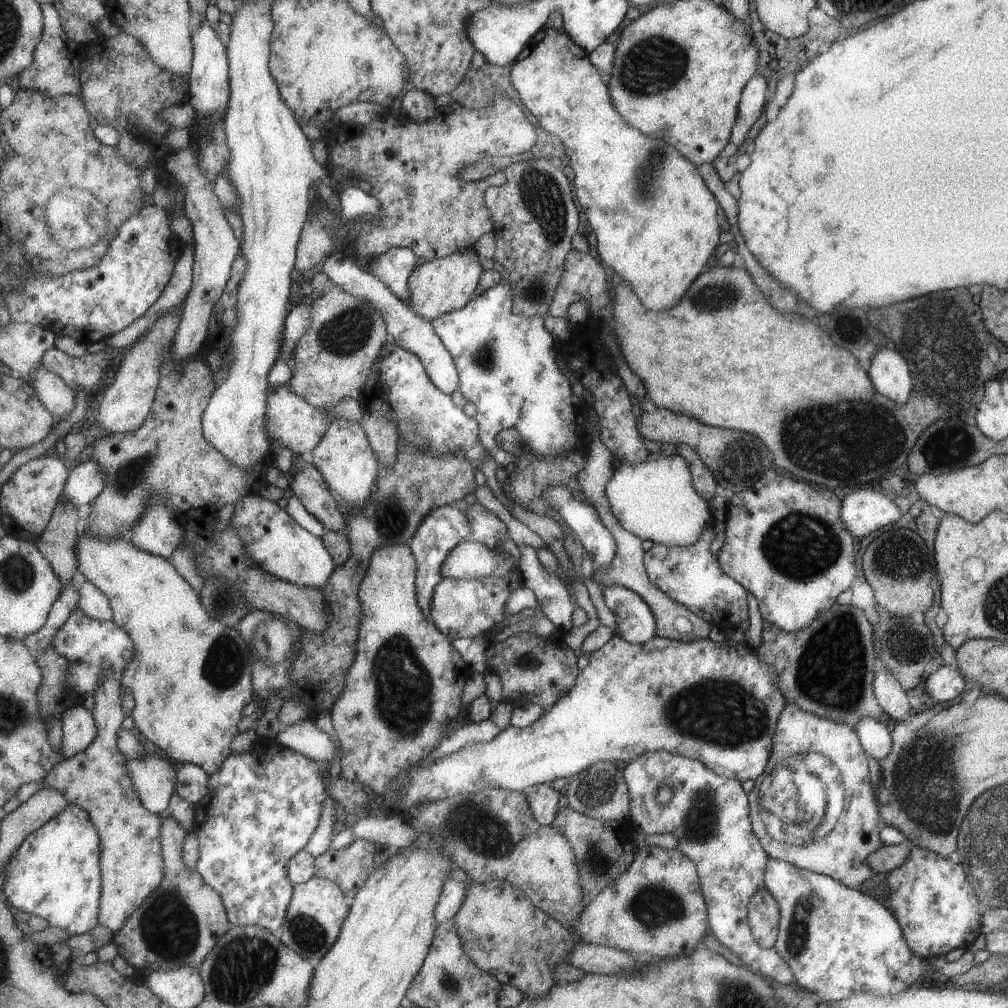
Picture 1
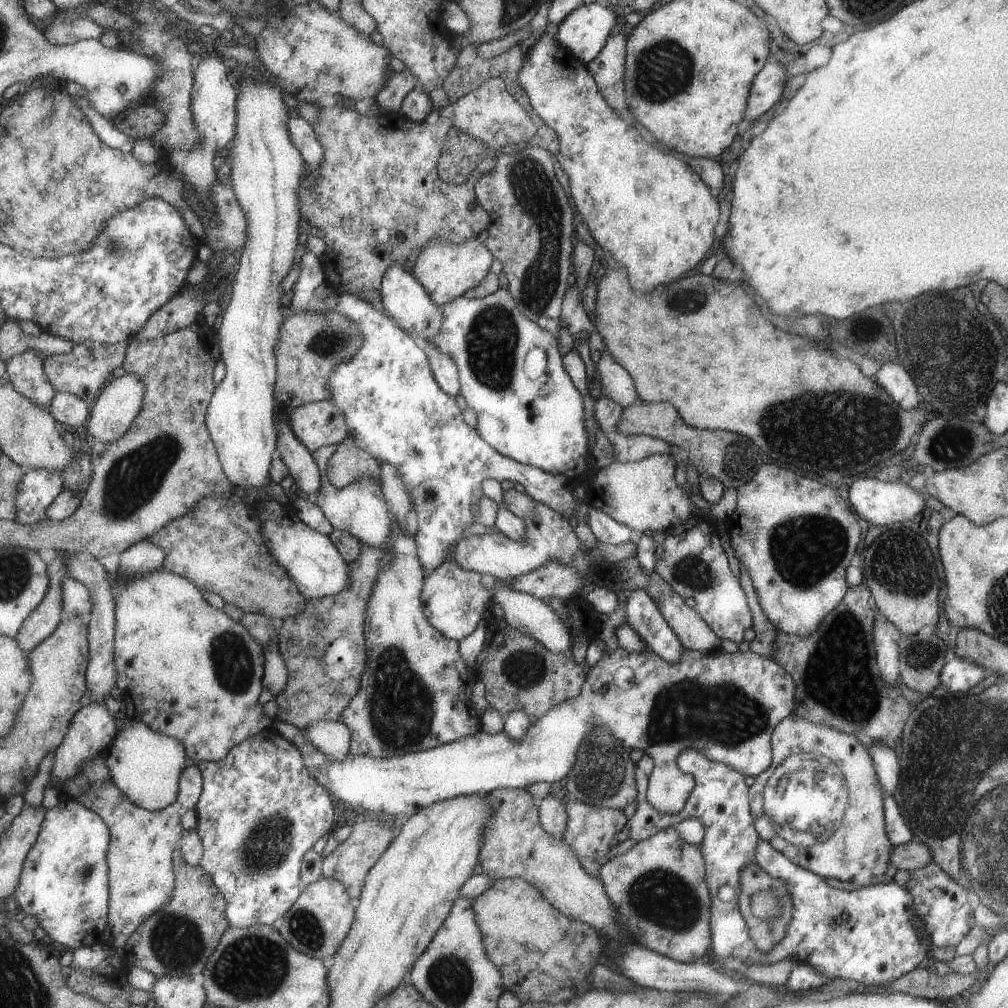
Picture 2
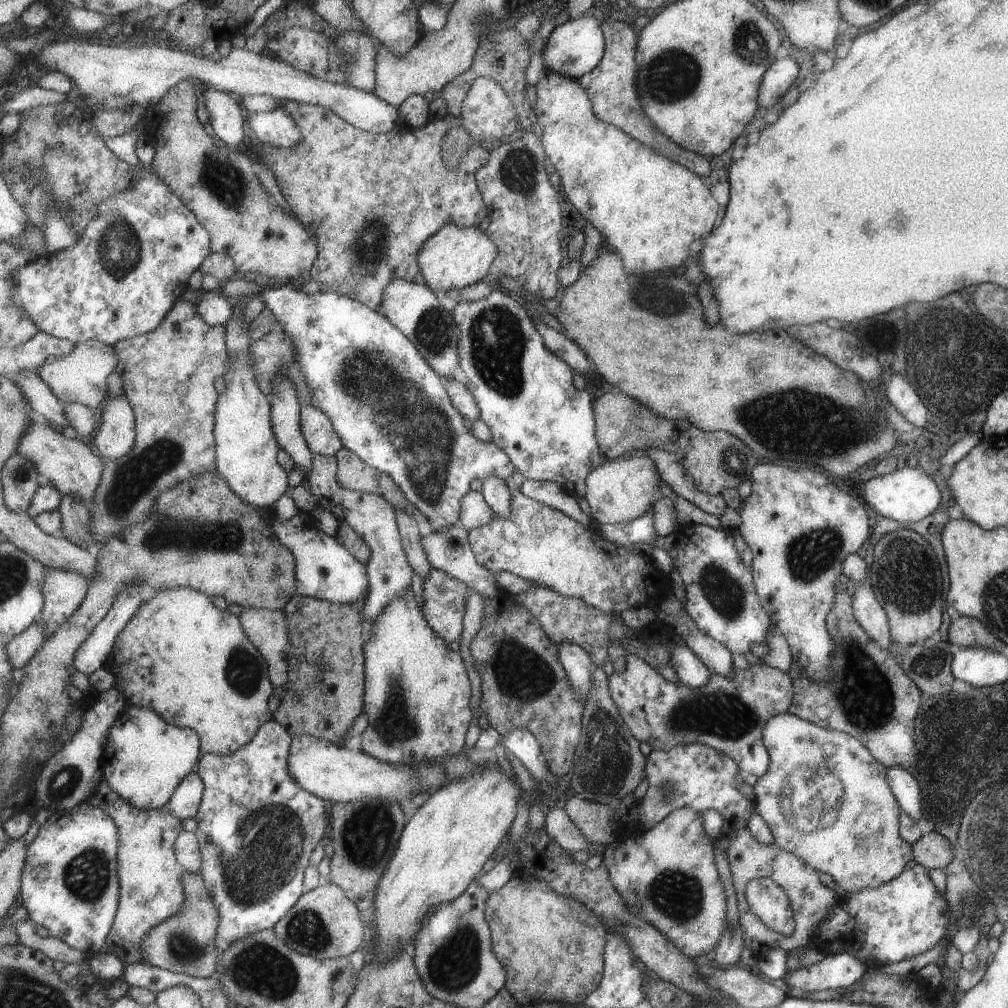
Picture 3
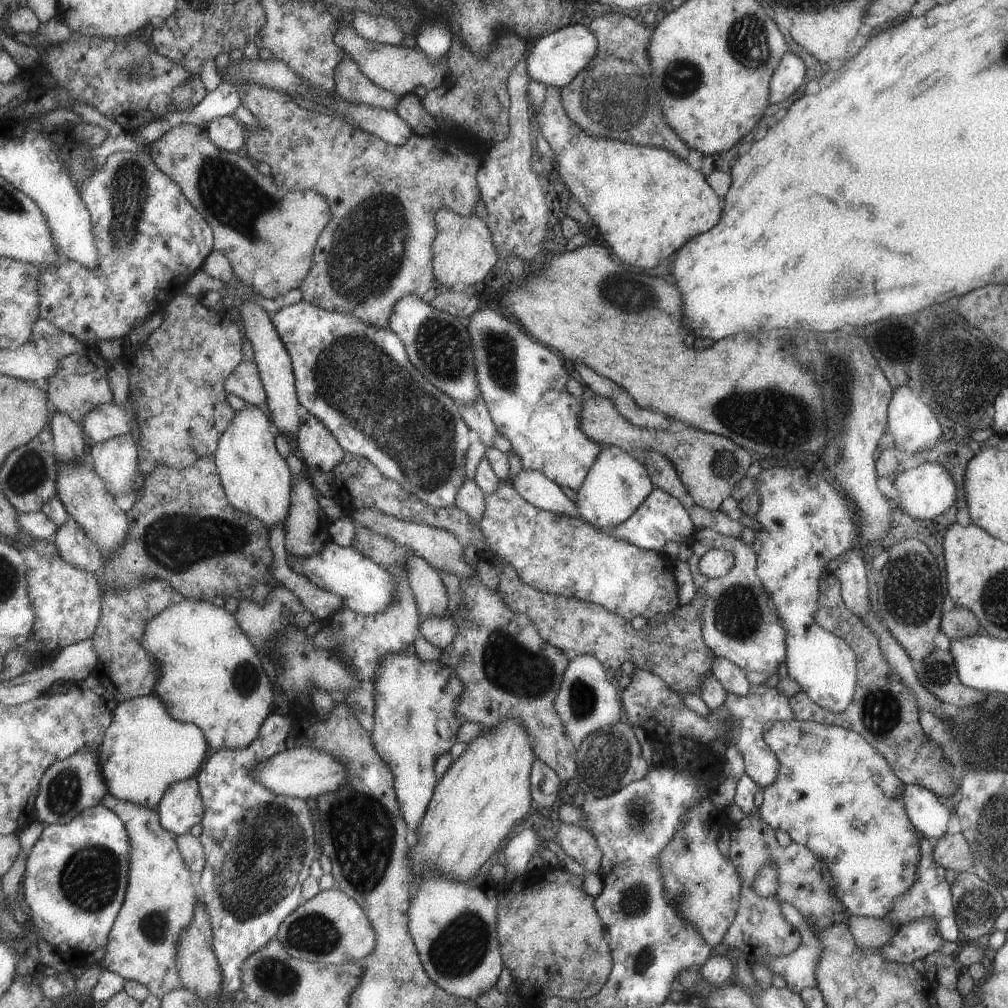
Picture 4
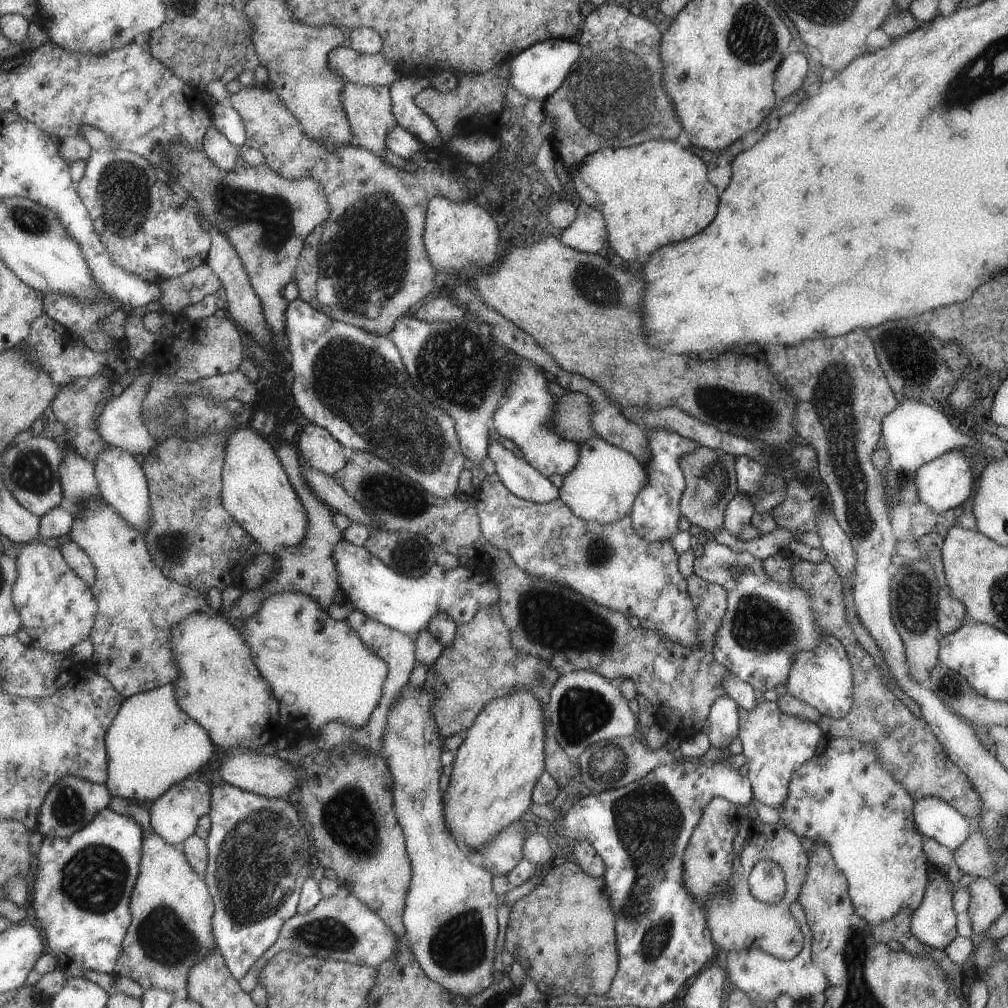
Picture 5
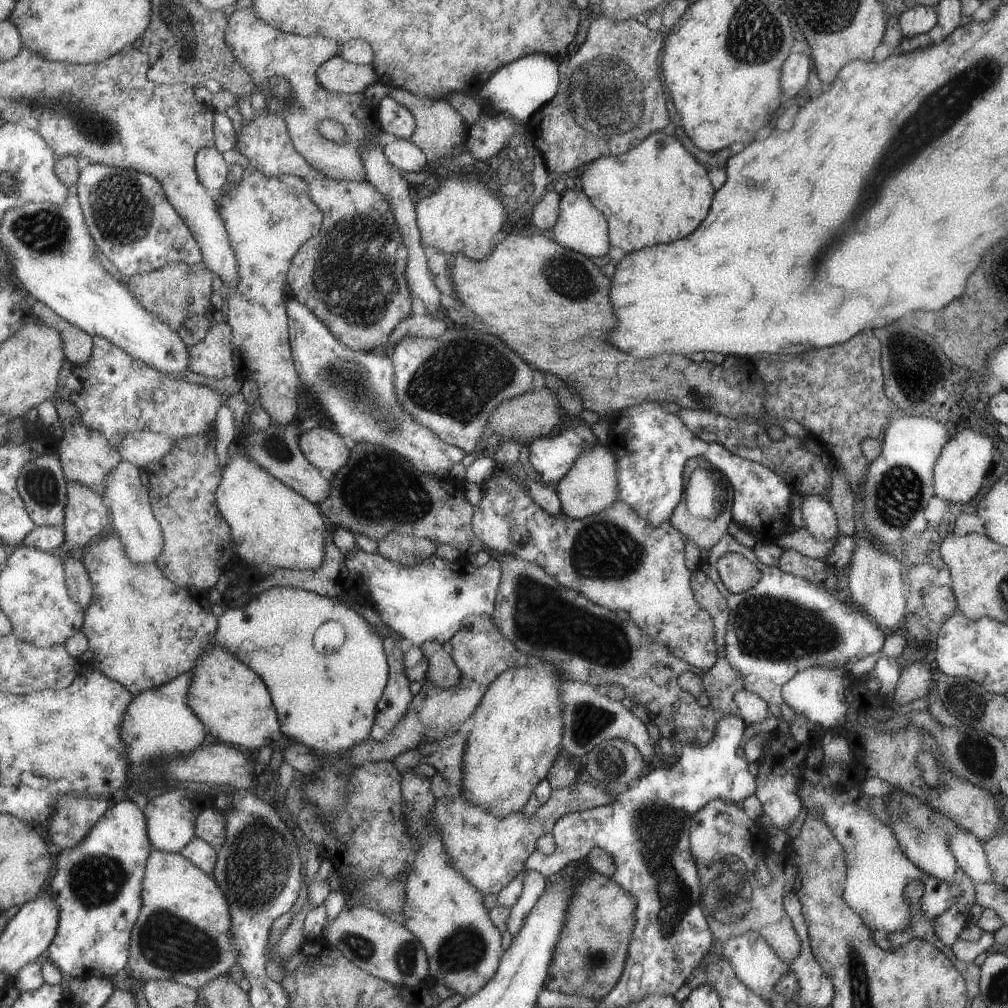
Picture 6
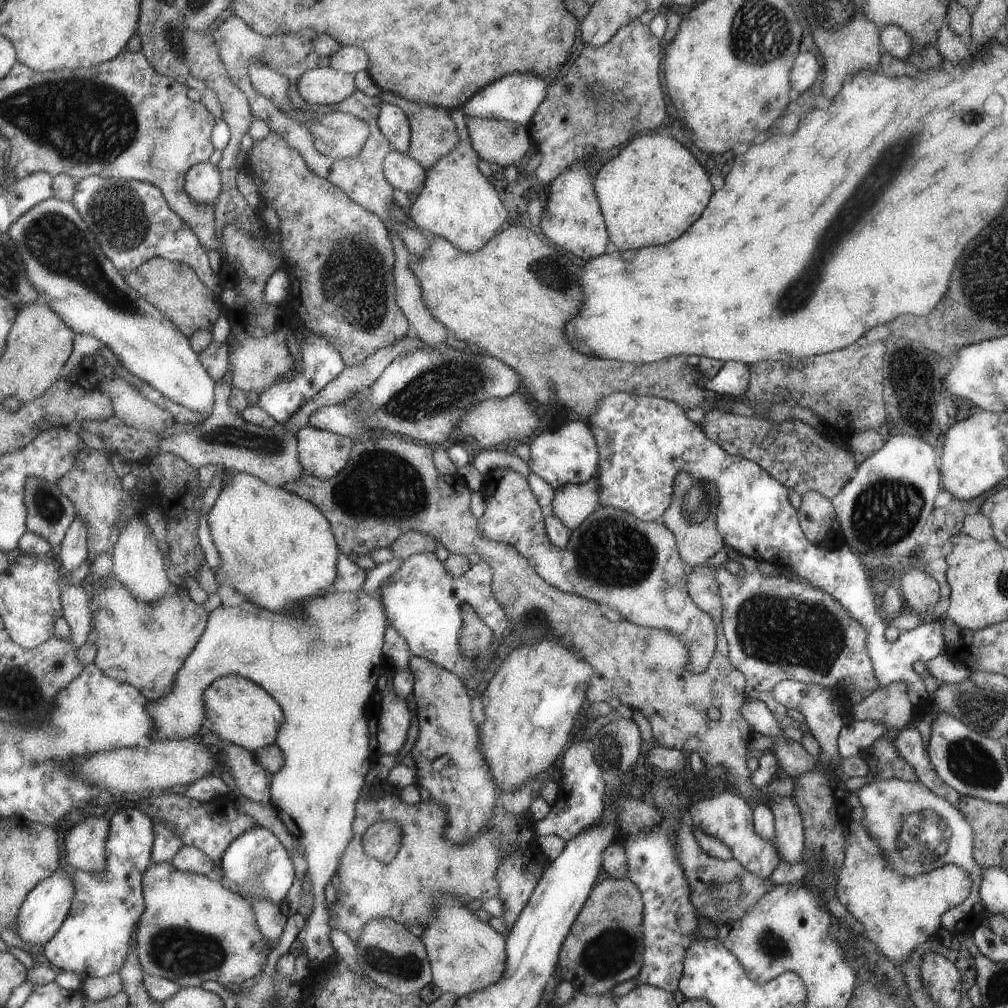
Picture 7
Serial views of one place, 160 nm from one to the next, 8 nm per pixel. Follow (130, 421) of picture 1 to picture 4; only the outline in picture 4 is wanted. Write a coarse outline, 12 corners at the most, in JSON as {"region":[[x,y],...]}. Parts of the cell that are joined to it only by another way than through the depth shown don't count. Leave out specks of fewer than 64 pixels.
{"region":[[133,434],[94,445],[95,472],[117,497],[139,495]]}

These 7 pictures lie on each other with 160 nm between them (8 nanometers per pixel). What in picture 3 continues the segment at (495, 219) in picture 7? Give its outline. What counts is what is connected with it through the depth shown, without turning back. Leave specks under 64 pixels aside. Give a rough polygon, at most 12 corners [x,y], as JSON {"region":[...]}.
{"region":[[448,223],[423,242],[431,292],[480,281],[497,255],[479,228]]}

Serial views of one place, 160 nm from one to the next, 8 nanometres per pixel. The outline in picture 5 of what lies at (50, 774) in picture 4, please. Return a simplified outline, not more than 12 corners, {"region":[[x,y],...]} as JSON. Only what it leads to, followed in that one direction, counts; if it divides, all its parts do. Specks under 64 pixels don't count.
{"region":[[77,776],[51,788],[40,816],[43,838],[69,838],[113,797]]}

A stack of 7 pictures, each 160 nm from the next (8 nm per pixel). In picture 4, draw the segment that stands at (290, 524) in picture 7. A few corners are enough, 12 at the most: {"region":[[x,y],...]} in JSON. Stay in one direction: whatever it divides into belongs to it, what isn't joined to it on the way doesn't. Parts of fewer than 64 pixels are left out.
{"region":[[259,406],[215,453],[230,504],[285,526],[294,474]]}

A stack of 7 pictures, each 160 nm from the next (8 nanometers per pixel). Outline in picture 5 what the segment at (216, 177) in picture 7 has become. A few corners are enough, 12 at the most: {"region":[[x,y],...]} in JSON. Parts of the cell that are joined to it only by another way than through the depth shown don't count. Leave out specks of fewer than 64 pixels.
{"region":[[211,126],[203,146],[209,162],[231,172],[239,149]]}

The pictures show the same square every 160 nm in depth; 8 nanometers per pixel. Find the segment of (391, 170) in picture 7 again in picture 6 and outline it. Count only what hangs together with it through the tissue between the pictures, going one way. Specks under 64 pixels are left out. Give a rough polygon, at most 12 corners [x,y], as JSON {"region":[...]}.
{"region":[[387,138],[382,152],[399,172],[421,172],[426,156],[408,139]]}

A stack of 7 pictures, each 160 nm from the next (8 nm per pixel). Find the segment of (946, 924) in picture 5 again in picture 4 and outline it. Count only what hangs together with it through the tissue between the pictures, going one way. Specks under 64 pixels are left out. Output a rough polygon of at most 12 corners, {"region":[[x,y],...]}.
{"region":[[934,918],[899,927],[878,950],[918,965],[944,942]]}

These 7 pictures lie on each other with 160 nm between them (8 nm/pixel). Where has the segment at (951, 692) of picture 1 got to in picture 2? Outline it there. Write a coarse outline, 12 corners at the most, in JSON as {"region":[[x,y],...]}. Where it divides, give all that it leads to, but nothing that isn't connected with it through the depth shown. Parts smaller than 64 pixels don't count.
{"region":[[954,657],[943,664],[938,686],[965,692],[987,675],[983,667]]}

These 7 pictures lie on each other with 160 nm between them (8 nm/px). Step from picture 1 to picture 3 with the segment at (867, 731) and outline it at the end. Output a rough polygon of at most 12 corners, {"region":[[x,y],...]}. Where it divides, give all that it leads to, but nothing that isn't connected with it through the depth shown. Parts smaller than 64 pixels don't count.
{"region":[[902,767],[886,768],[898,806],[915,821],[921,815],[914,777]]}

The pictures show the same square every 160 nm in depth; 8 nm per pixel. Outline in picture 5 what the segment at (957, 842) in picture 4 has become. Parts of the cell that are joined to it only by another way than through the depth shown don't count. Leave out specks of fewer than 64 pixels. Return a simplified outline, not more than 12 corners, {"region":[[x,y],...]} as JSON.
{"region":[[973,830],[953,852],[966,875],[988,880],[995,859],[983,832]]}

